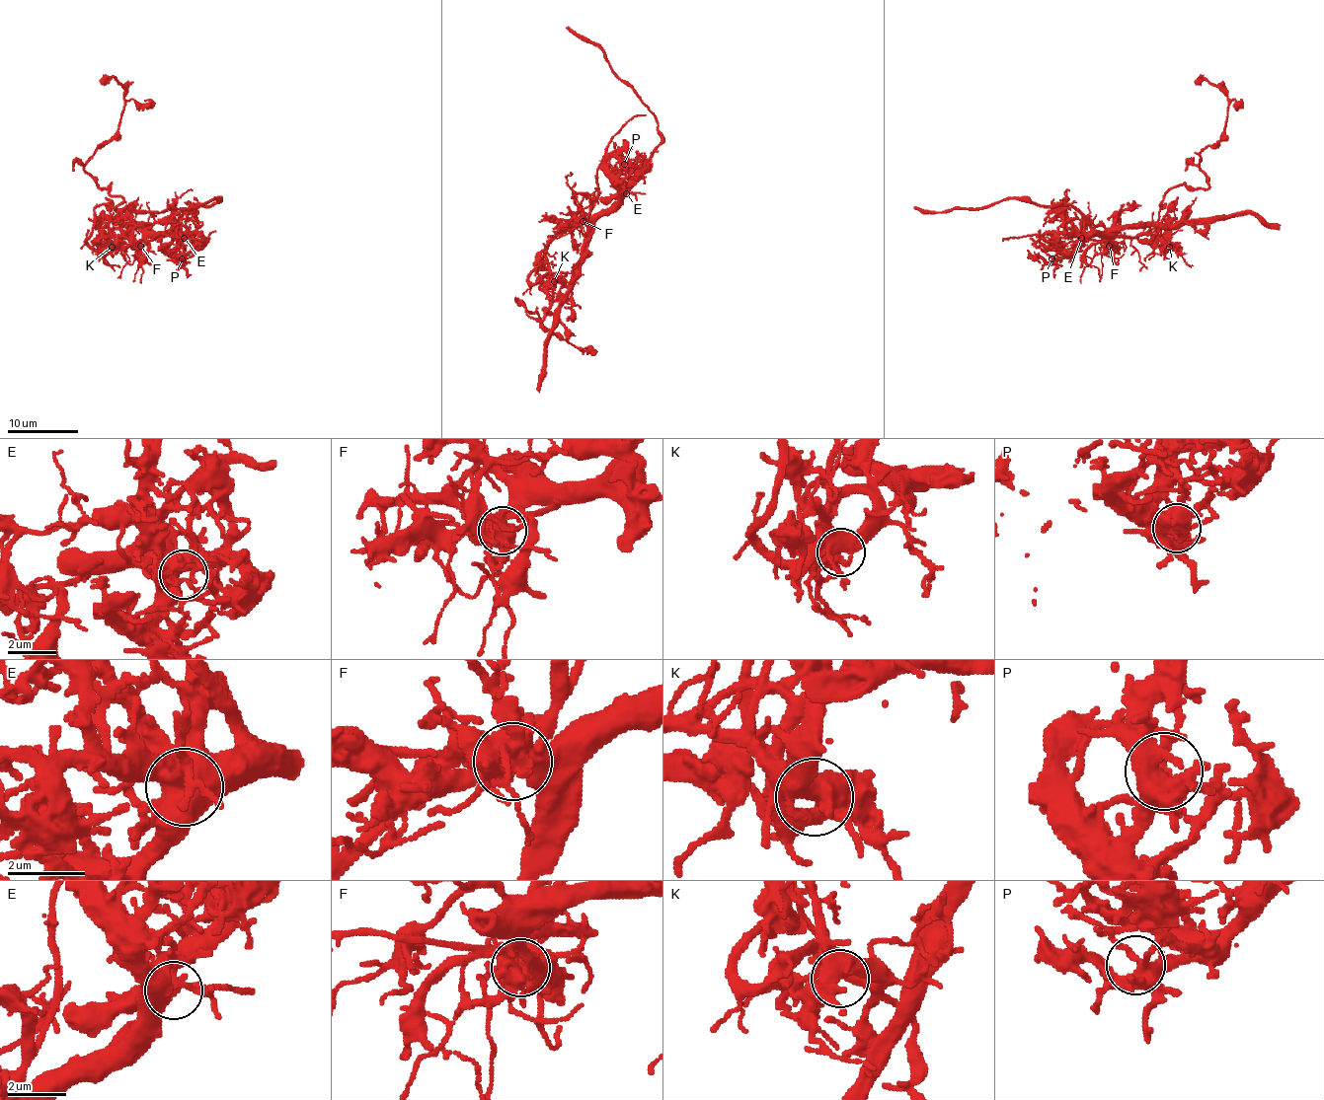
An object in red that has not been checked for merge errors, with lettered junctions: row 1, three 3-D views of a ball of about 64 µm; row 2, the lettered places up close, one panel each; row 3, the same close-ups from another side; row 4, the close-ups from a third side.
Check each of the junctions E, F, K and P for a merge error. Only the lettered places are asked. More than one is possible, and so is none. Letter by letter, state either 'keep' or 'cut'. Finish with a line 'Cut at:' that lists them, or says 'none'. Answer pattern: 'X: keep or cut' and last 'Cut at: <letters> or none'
E: keep
F: cut
K: keep
P: keep
Cut at: F

